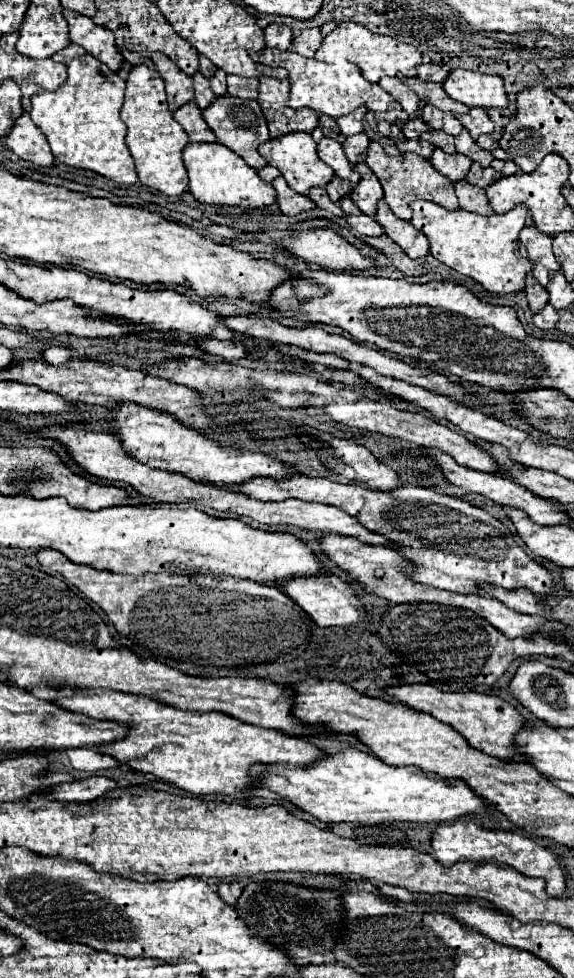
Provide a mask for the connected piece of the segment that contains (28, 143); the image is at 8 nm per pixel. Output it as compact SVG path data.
M23 113L9 137L7 137L7 145L13 153L17 153L21 159L39 165L39 167L51 167L53 165L53 153L49 149L49 143L45 139L45 135L41 133L41 129L29 119L27 113Z

